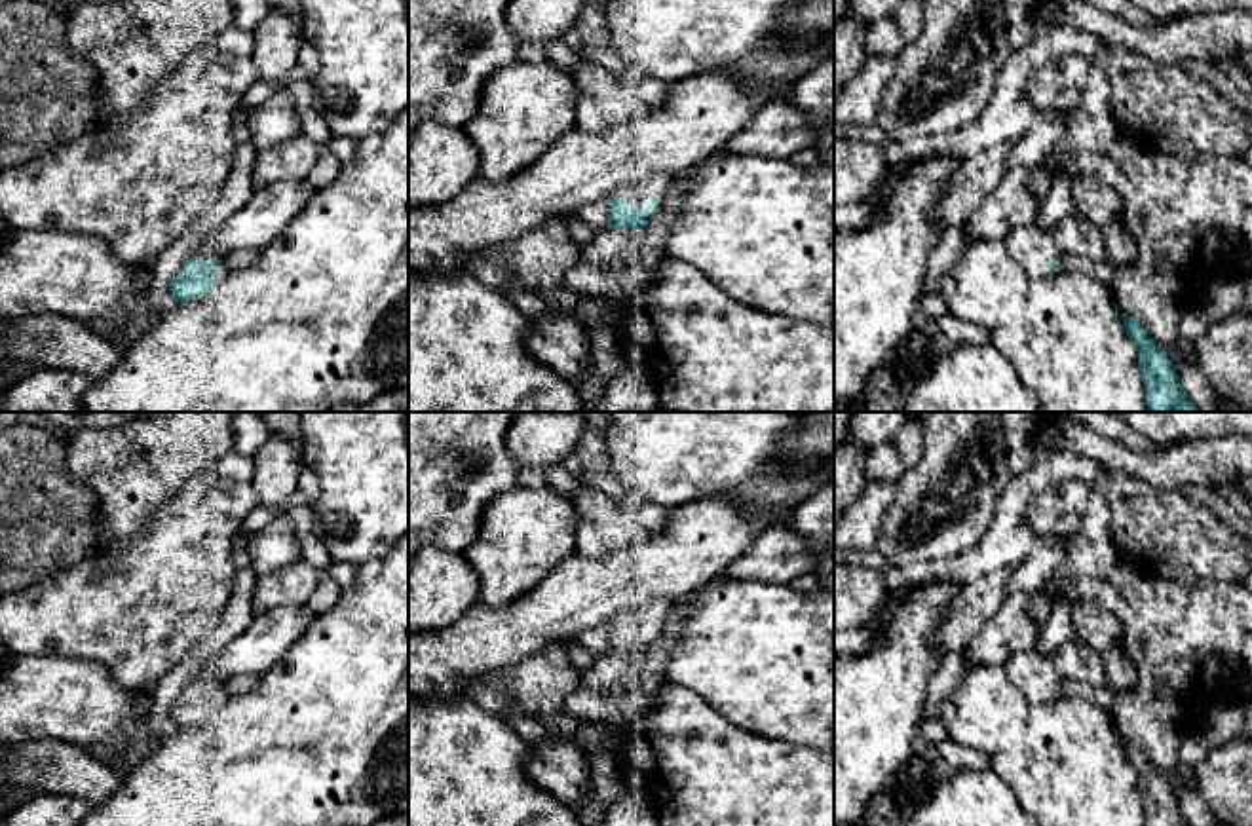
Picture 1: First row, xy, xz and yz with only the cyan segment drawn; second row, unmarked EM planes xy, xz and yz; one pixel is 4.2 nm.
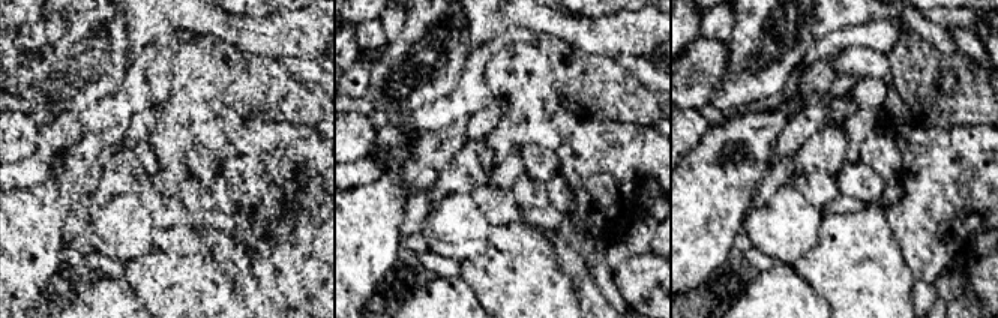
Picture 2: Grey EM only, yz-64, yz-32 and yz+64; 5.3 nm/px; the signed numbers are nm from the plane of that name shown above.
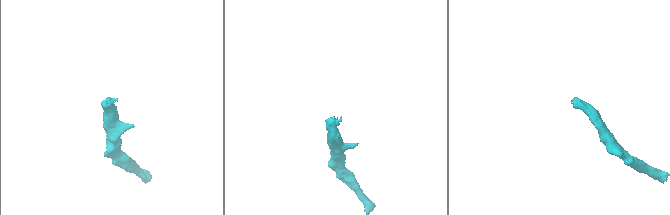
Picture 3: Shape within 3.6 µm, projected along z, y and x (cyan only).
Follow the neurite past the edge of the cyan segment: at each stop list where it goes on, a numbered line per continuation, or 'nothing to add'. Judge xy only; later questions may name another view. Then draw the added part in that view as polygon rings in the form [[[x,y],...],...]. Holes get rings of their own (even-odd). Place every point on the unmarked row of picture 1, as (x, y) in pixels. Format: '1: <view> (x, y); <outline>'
1: xy (209, 682); [[[203,678],[199,680],[205,687],[217,687],[222,691],[220,697],[213,697],[211,703],[215,704],[215,708],[220,708],[228,699],[230,699],[230,693],[228,693],[228,682],[230,680],[220,680],[220,678]]]

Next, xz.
1: xz (650, 612); [[[648,598],[617,615],[614,621],[625,625],[631,634],[646,632],[652,625],[655,625],[657,634],[661,634],[673,606],[674,600],[669,598]]]

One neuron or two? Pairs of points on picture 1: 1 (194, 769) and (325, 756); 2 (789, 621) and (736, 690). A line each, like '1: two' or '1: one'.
1: one
2: one

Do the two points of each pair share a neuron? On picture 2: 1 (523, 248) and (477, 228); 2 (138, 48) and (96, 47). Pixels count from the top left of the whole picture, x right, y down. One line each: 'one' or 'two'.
1: two
2: two

